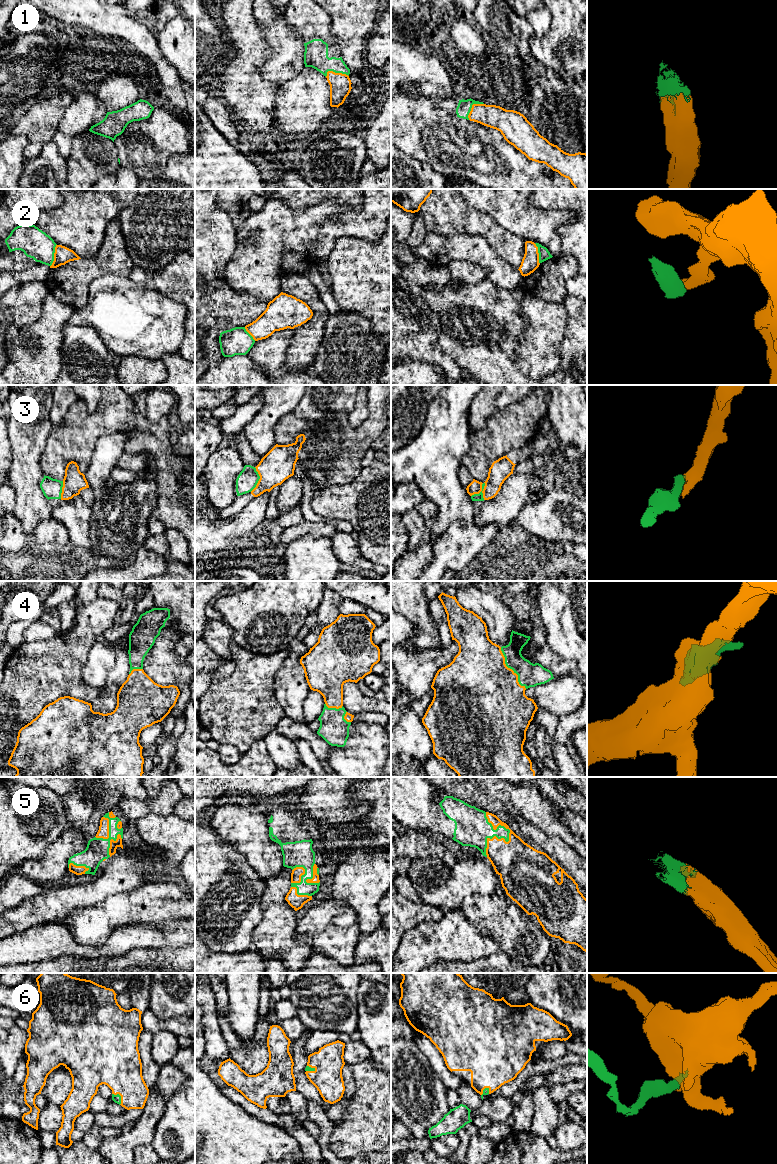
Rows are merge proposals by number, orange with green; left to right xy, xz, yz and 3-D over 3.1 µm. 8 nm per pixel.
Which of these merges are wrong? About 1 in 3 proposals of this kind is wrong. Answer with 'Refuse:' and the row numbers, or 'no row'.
Refuse: 2, 3

